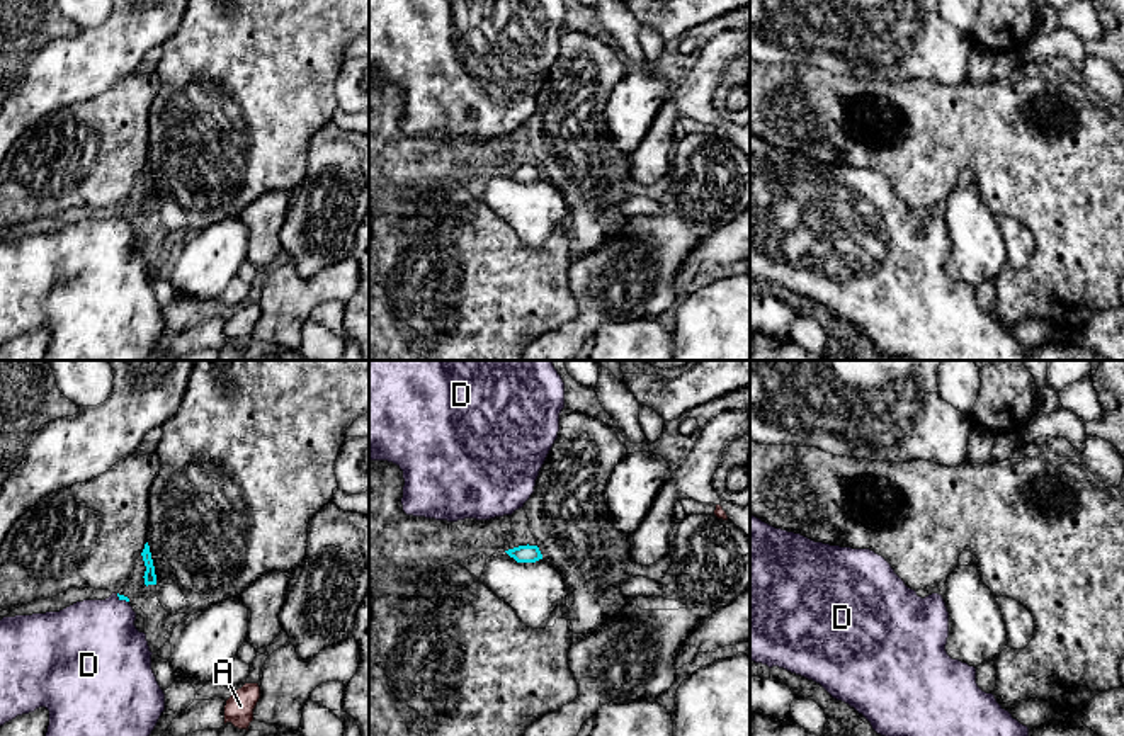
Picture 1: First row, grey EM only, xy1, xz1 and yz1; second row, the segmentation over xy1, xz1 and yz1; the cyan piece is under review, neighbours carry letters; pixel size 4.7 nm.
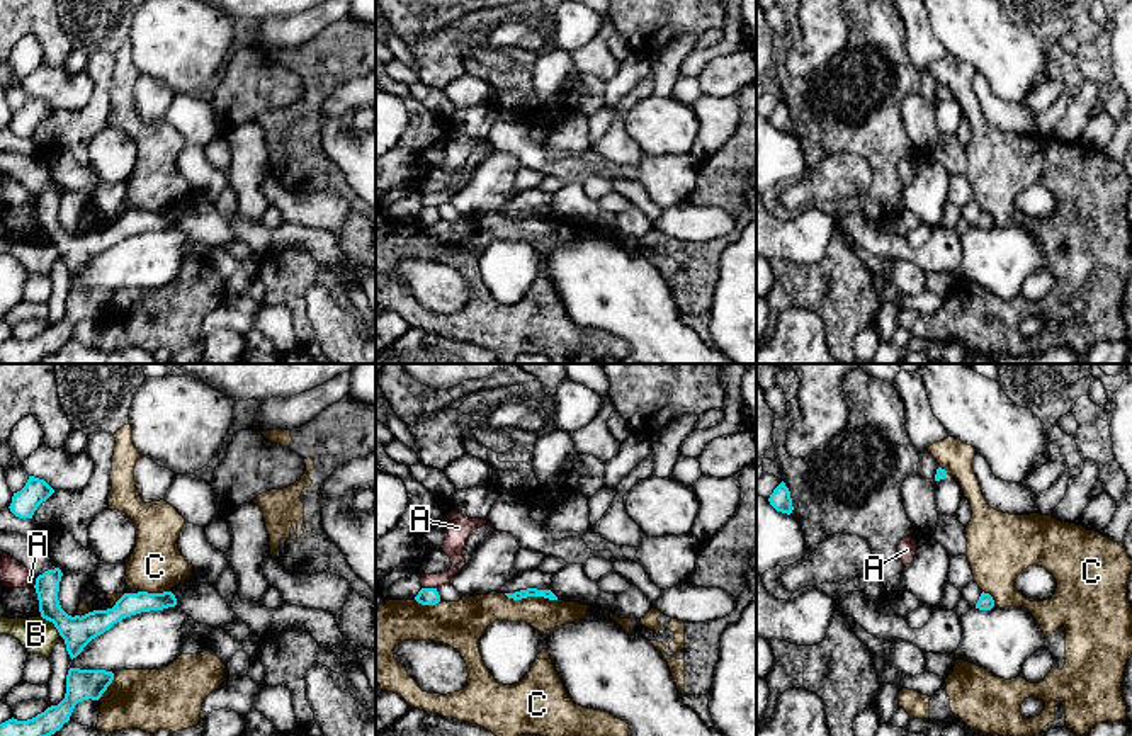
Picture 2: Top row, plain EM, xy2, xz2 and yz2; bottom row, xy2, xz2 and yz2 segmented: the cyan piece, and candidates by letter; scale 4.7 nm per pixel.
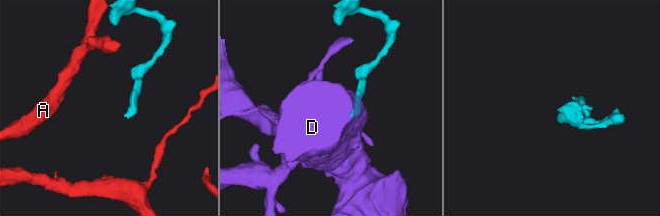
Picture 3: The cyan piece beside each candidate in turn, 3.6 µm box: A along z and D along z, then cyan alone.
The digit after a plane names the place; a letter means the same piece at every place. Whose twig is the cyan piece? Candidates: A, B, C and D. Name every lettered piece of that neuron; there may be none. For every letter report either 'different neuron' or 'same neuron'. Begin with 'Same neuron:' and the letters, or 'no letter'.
Same neuron: D
A: different neuron
B: different neuron
C: different neuron
D: same neuron

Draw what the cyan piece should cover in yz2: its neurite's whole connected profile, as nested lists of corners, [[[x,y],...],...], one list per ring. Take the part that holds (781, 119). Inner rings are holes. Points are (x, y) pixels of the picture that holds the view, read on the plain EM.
[[[784,100],[773,109],[768,121],[777,131],[790,134],[794,129],[790,110]]]

